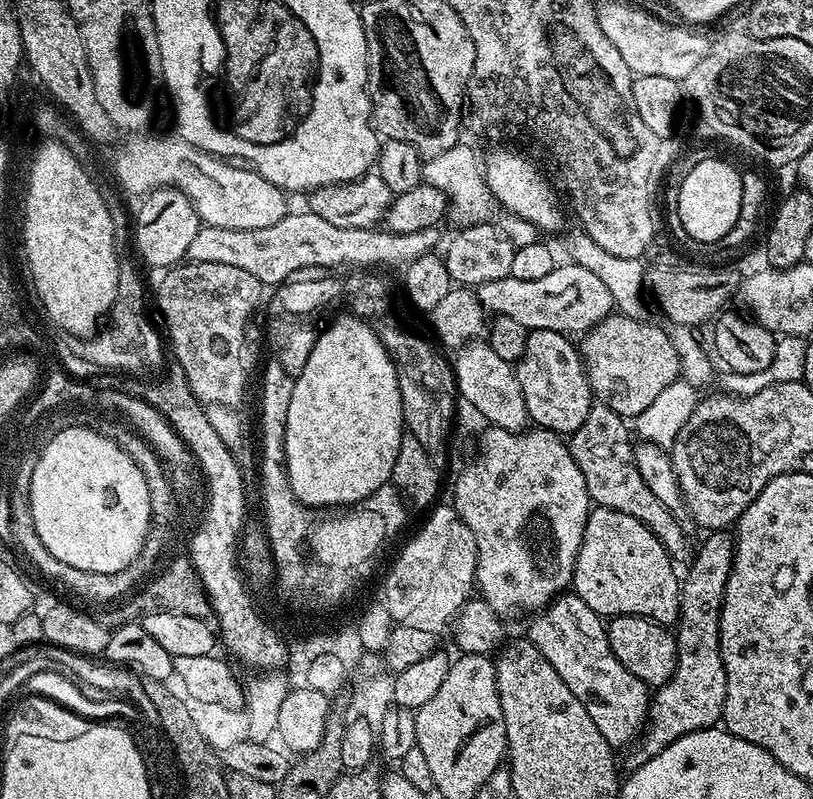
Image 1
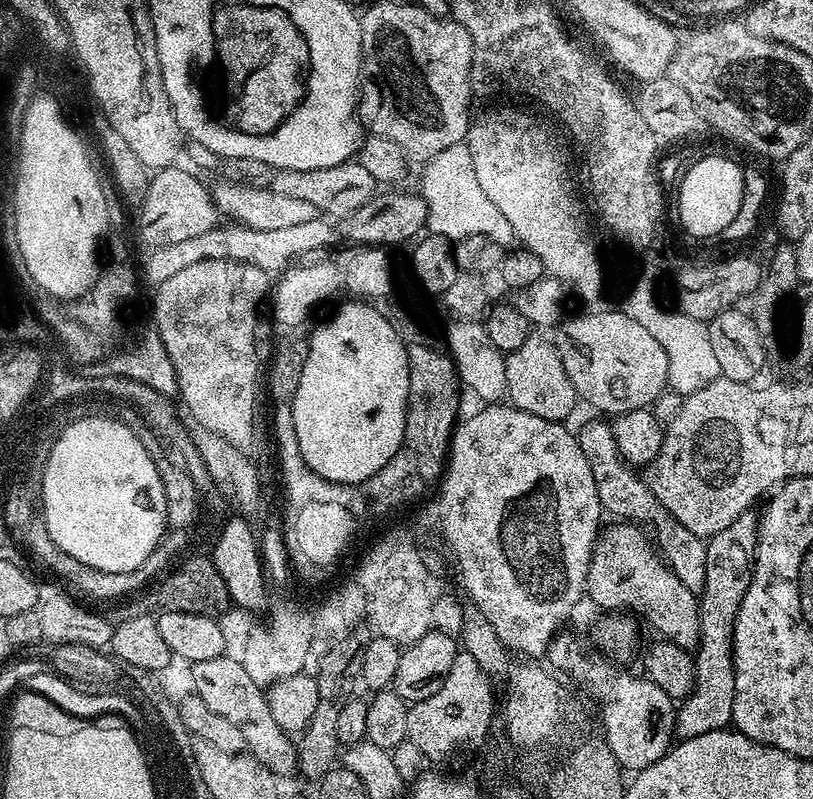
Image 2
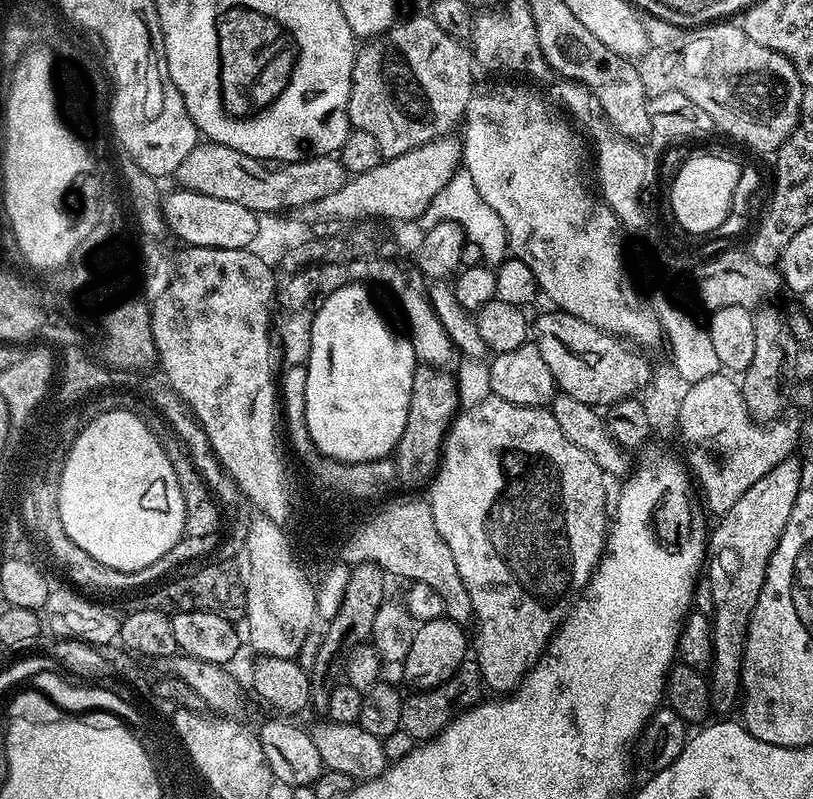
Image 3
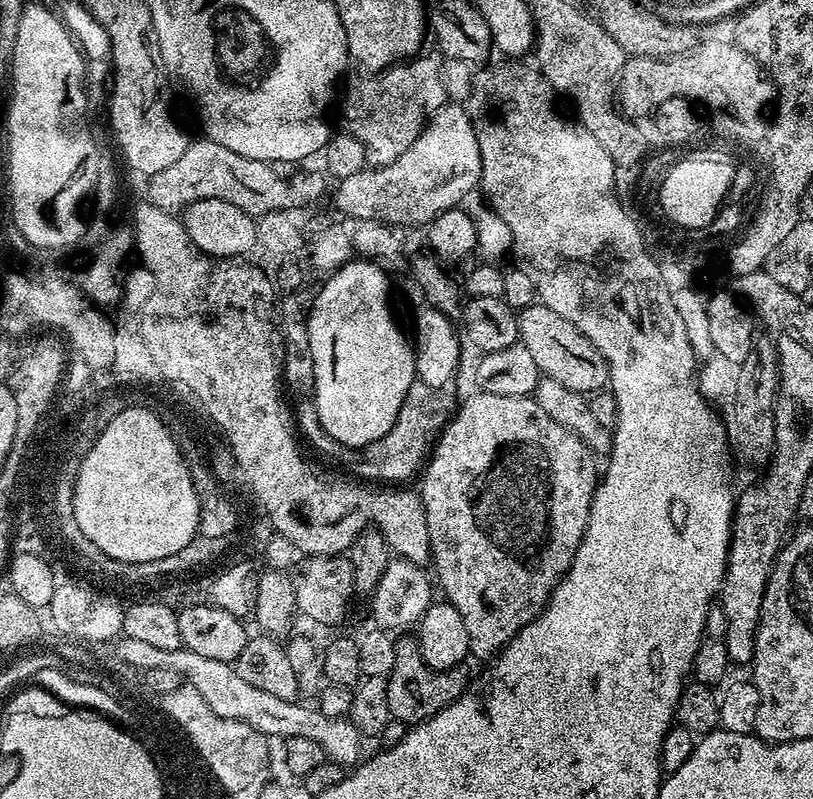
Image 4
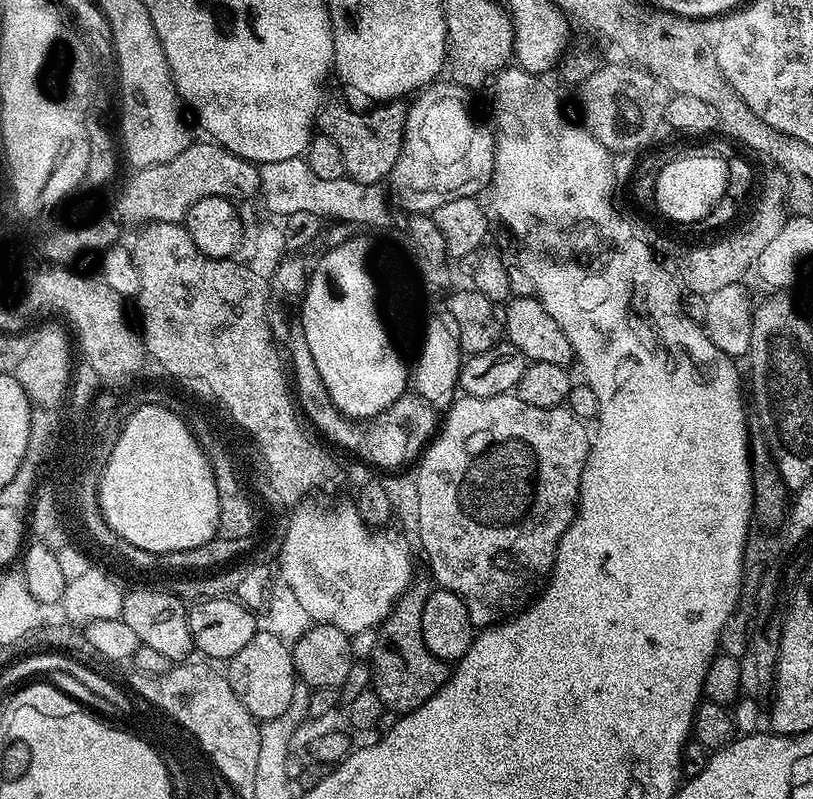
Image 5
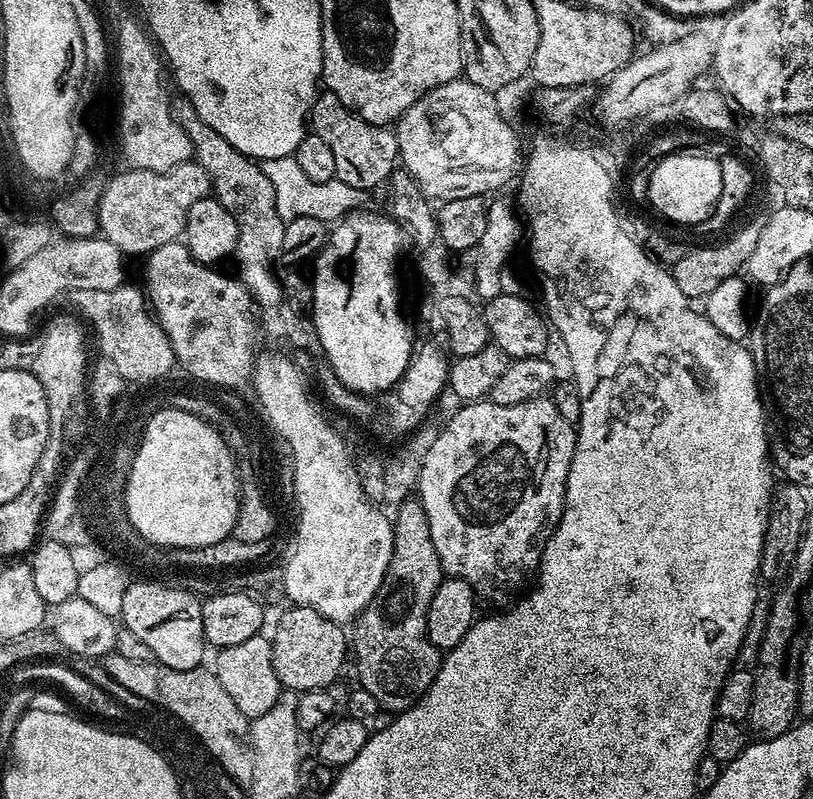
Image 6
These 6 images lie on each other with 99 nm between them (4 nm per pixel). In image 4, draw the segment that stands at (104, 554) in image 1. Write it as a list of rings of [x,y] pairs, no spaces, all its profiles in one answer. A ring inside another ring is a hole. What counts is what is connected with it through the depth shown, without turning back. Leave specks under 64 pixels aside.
[[[137,406],[122,407],[123,416],[112,423],[112,428],[100,428],[96,443],[96,452],[91,452],[88,461],[82,462],[82,472],[76,476],[76,487],[73,490],[73,516],[76,526],[81,528],[82,534],[93,543],[96,550],[102,551],[111,559],[121,560],[126,563],[148,563],[155,559],[165,558],[174,551],[182,549],[185,538],[192,540],[200,530],[200,507],[198,494],[194,490],[194,482],[188,473],[188,464],[178,446],[170,446],[172,436],[166,426],[160,421],[159,415],[153,409]]]

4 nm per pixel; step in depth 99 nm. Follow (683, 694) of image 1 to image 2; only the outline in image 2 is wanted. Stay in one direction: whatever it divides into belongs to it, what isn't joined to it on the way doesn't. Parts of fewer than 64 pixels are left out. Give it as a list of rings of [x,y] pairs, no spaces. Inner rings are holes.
[[[749,510],[738,514],[726,530],[718,530],[707,541],[706,550],[706,582],[698,595],[700,601],[700,642],[694,649],[696,681],[688,699],[676,710],[676,736],[680,740],[698,738],[698,734],[710,734],[727,729],[732,724],[734,710],[734,658],[732,657],[732,635],[734,622],[738,614],[738,606],[742,606],[742,598],[752,581],[752,565],[756,558],[756,539],[760,533],[760,516]]]

